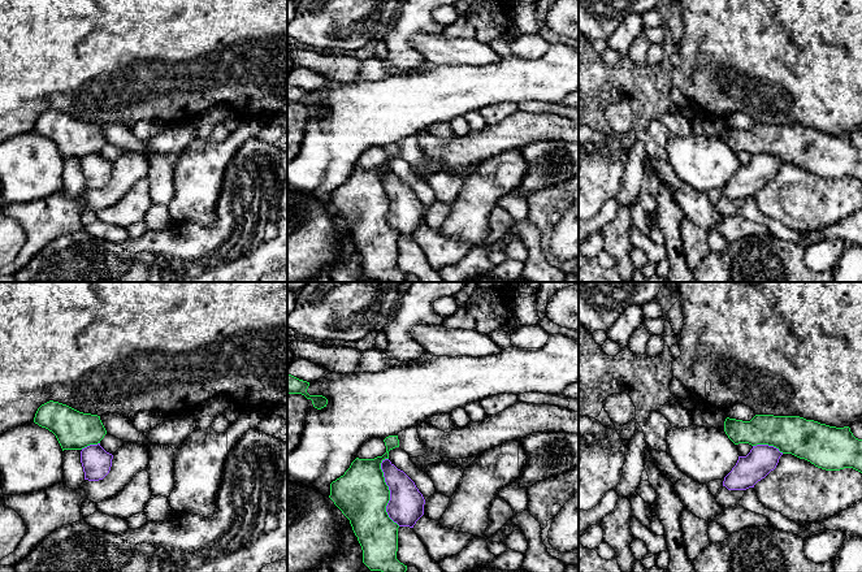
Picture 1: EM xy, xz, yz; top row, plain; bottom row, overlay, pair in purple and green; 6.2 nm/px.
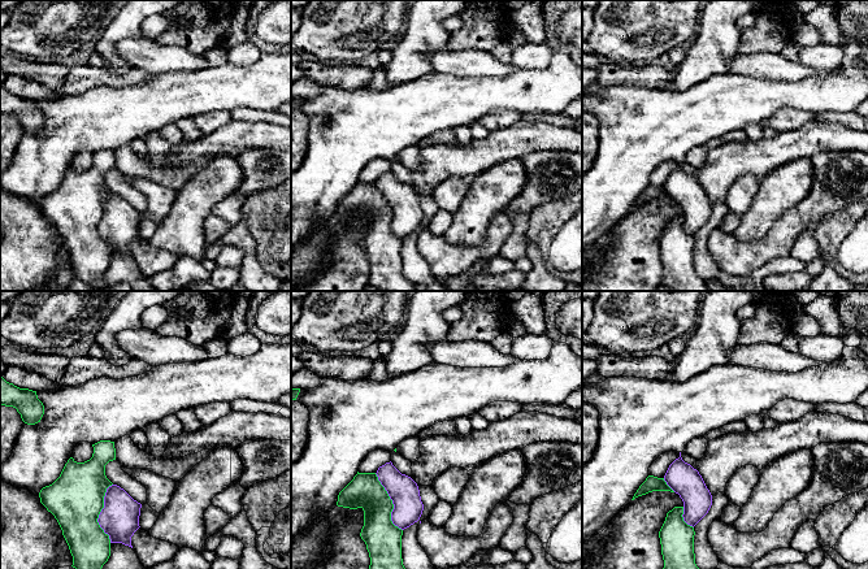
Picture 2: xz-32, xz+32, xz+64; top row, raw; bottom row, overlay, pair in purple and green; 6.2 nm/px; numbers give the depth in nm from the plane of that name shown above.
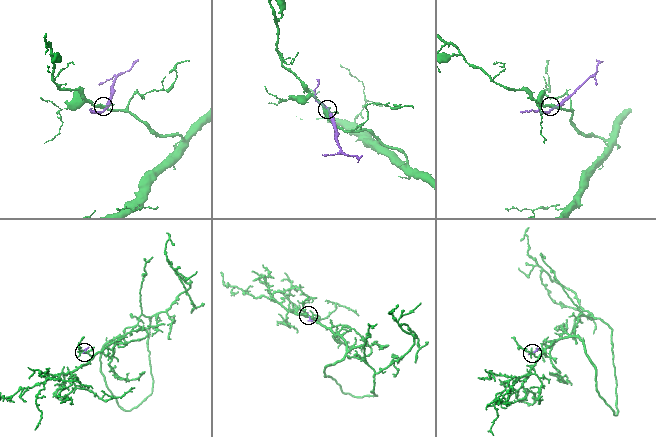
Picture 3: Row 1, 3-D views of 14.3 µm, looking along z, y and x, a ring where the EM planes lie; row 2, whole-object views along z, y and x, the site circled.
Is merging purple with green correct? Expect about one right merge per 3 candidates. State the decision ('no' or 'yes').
no

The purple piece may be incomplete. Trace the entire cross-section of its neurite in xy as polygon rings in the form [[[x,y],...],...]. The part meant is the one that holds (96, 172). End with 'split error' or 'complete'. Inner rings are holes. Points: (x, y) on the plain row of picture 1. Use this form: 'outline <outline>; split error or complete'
outline [[[100,152],[90,153],[81,160],[81,172],[85,188],[103,188],[111,179],[113,164],[107,161]]]; complete

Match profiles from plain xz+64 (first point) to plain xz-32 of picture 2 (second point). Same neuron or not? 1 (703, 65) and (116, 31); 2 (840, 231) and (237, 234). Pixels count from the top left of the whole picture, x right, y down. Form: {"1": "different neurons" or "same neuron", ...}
{"1": "same neuron", "2": "different neurons"}

